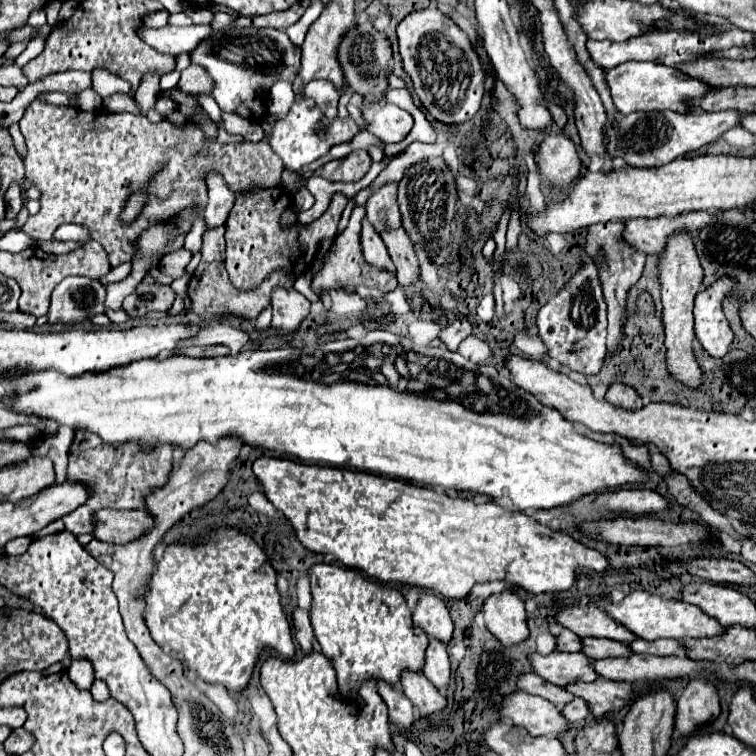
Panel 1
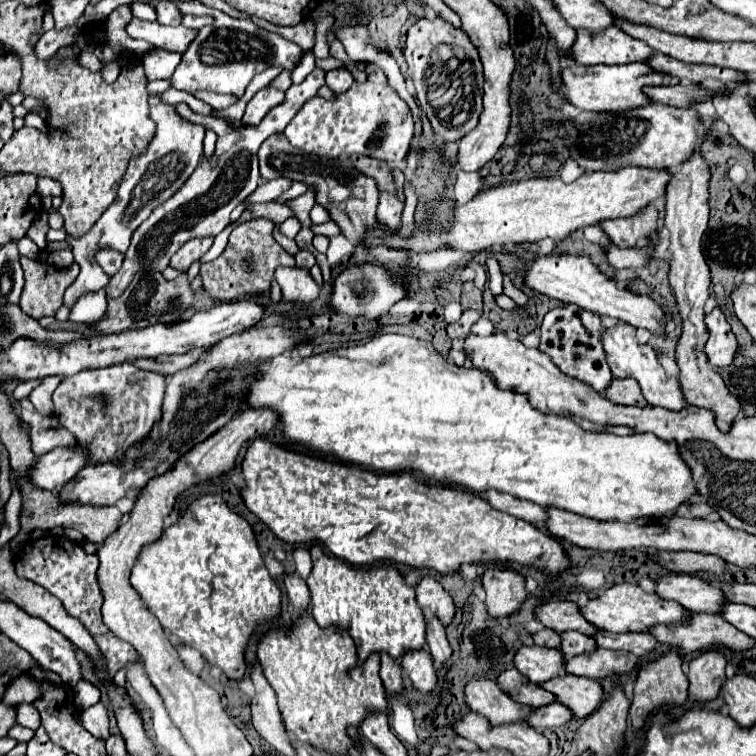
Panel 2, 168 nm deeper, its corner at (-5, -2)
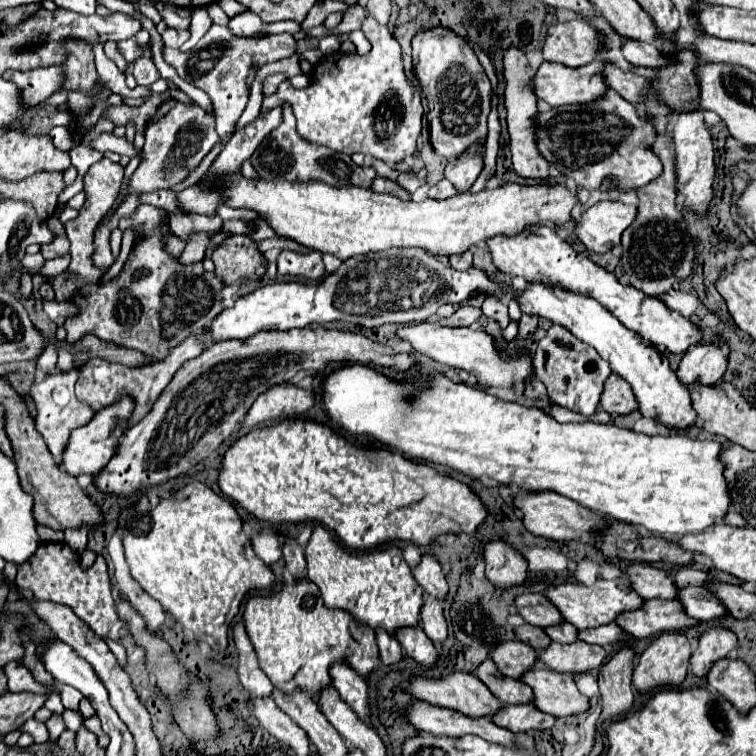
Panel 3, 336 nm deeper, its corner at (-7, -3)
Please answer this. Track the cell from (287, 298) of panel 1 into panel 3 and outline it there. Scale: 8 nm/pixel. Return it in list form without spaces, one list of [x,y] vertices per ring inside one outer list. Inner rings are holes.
[[[283,250],[277,258],[277,272],[279,276],[291,274],[291,276],[303,276],[309,280],[317,280],[325,274],[325,264],[319,252],[301,254],[293,250]]]

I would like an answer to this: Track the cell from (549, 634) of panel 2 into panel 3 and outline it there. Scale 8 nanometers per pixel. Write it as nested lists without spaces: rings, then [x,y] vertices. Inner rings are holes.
[[[523,624],[523,626],[515,628],[513,632],[515,632],[515,638],[517,638],[519,642],[531,646],[531,648],[537,650],[537,652],[543,650],[543,648],[547,648],[547,646],[551,644],[551,640],[547,638],[547,634],[545,634],[541,628],[531,626],[531,624]]]

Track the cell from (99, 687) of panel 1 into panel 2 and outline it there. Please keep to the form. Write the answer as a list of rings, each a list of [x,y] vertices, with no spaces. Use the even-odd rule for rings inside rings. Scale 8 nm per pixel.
[[[95,703],[93,707],[85,709],[83,725],[93,735],[107,739],[109,737],[109,709],[107,709],[107,705],[105,703]]]

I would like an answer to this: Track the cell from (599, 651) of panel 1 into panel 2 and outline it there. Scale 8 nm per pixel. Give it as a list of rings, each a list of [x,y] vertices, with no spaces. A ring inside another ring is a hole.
[[[567,631],[567,633],[561,633],[561,637],[563,637],[561,651],[569,657],[589,653],[589,651],[597,651],[597,641],[589,635],[583,635],[577,631]]]

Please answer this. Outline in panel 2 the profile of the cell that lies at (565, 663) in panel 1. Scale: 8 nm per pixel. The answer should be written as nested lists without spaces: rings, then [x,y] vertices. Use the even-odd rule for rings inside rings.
[[[521,647],[515,655],[515,667],[525,673],[533,683],[545,683],[553,677],[565,675],[565,657],[559,649],[547,647]]]

